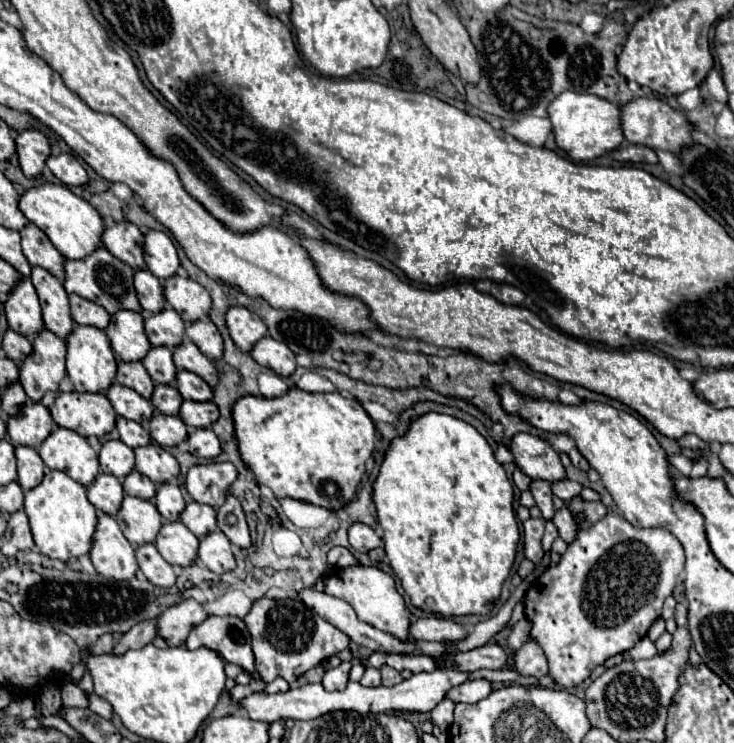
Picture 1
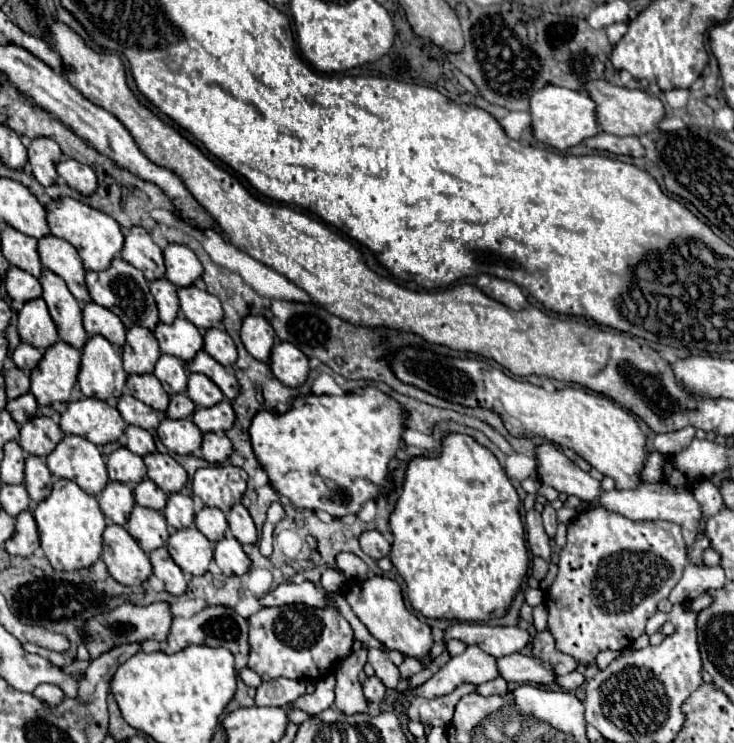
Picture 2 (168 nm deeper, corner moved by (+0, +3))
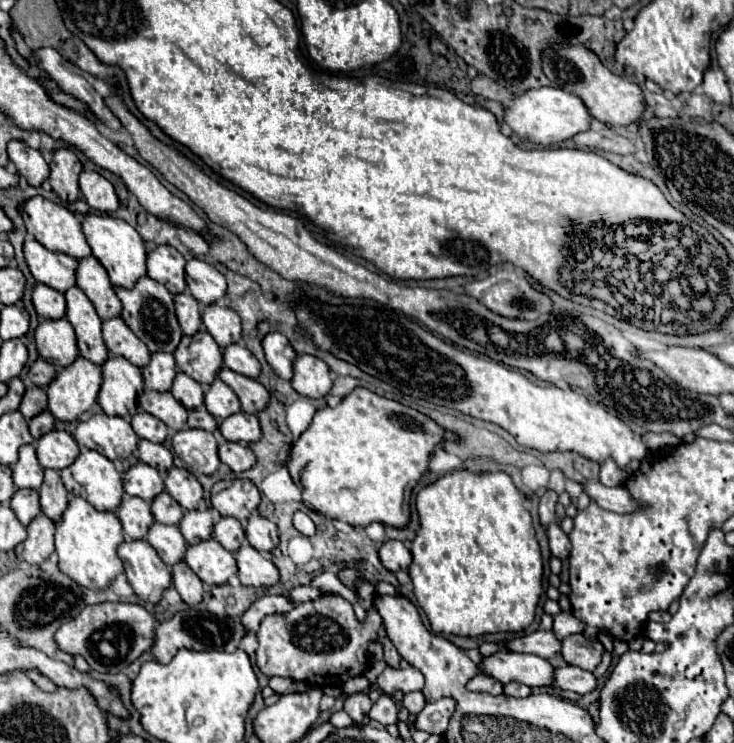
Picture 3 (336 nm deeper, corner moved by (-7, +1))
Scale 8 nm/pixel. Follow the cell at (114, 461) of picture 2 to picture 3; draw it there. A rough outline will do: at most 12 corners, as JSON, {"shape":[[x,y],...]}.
{"shape":[[138,463],[124,475],[124,491],[150,503],[166,485],[158,469]]}

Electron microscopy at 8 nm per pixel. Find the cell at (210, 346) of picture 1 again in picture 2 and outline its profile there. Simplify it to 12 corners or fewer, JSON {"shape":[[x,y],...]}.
{"shape":[[217,327],[203,331],[203,349],[223,367],[237,359],[233,339]]}

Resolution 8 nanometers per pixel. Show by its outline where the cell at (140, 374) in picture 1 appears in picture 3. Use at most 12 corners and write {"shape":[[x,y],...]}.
{"shape":[[146,389],[142,411],[172,431],[186,427],[188,411],[170,393]]}

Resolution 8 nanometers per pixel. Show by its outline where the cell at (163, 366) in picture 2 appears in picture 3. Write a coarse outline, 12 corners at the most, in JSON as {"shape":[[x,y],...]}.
{"shape":[[178,373],[174,399],[188,411],[204,405],[204,391],[192,377]]}

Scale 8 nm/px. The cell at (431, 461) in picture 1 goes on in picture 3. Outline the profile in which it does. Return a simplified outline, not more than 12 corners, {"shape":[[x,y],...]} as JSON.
{"shape":[[506,473],[416,497],[408,569],[434,633],[520,633],[542,553]]}

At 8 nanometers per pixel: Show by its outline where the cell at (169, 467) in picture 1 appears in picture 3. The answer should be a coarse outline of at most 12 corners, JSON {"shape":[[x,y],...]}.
{"shape":[[186,469],[166,473],[166,491],[186,509],[198,509],[204,489]]}

